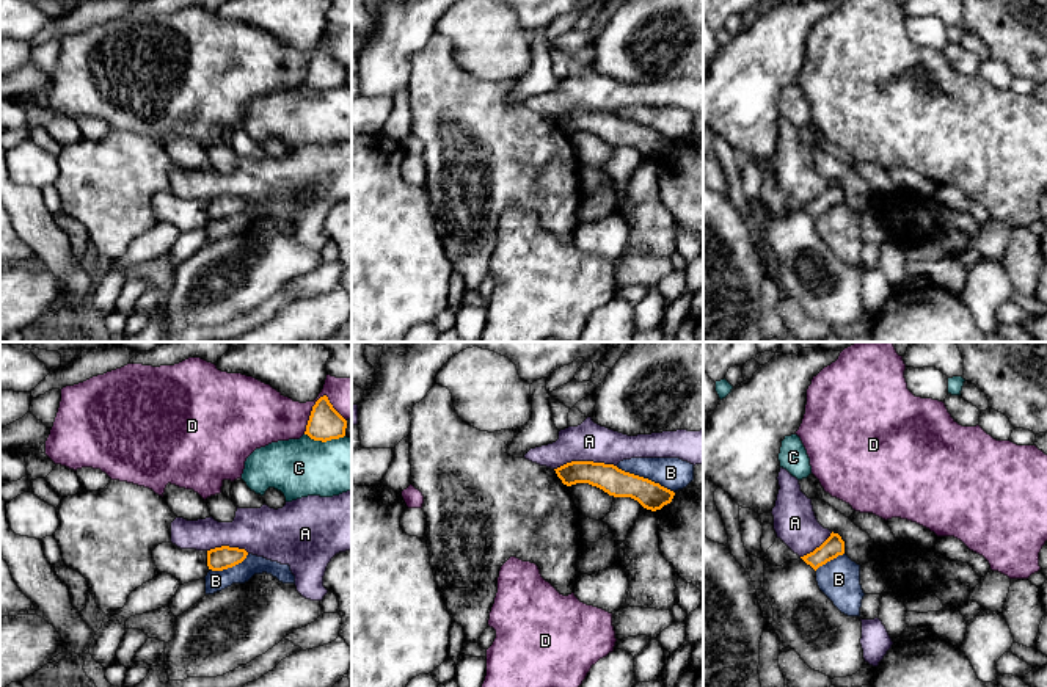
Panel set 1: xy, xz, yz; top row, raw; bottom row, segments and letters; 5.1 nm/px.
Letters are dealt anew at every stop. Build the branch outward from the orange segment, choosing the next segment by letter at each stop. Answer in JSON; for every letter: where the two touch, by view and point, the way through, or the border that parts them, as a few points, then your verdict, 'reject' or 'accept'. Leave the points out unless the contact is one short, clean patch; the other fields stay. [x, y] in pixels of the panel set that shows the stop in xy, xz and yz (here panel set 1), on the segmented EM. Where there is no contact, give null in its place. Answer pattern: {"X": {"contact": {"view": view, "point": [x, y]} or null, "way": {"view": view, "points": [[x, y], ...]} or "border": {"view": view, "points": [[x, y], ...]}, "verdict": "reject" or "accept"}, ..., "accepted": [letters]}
{"A": {"contact": {"view": "xz", "point": [584, 461]}, "verdict": "accept"}, "B": {"contact": {"view": "xz", "point": [645, 479]}, "verdict": "reject"}, "C": {"contact": {"view": "xy", "point": [325, 441]}, "verdict": "reject"}, "D": {"contact": {"view": "xy", "point": [311, 413]}, "verdict": "reject"}, "accepted": ["A"]}

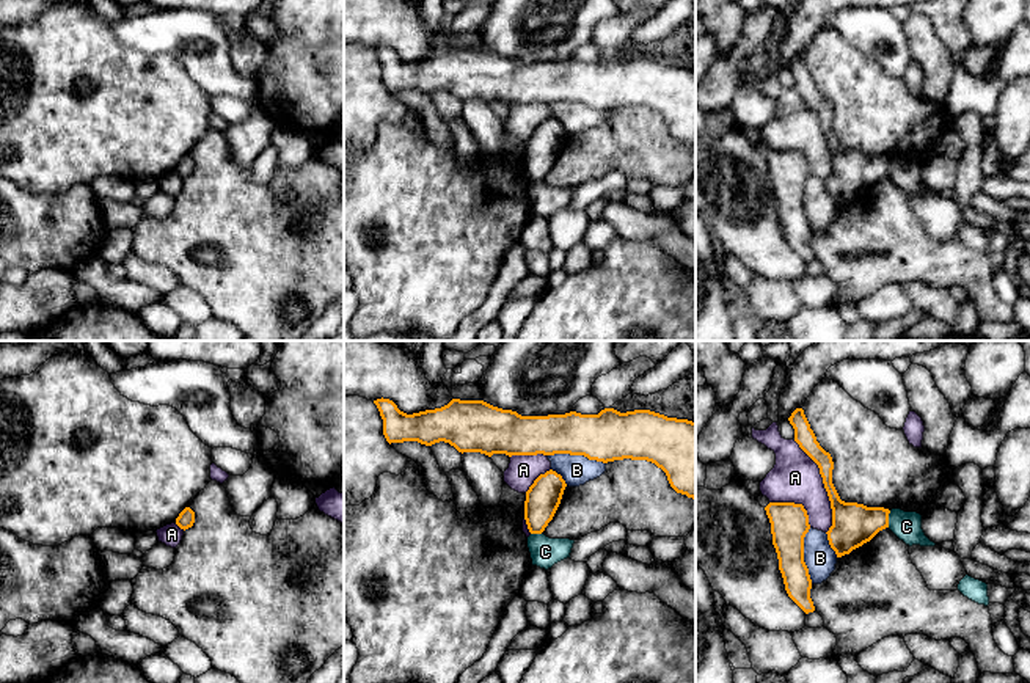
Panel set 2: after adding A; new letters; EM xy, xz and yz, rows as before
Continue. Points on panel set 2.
{"A": {"contact": {"view": "yz", "point": [825, 487]}, "verdict": "reject"}, "B": {"contact": {"view": "xz", "point": [577, 454]}, "verdict": "reject"}, "C": {"contact": {"view": "yz", "point": [887, 518]}, "border": {"view": "yz", "points": [[891, 511], [887, 526]]}, "verdict": "reject"}, "accepted": []}

